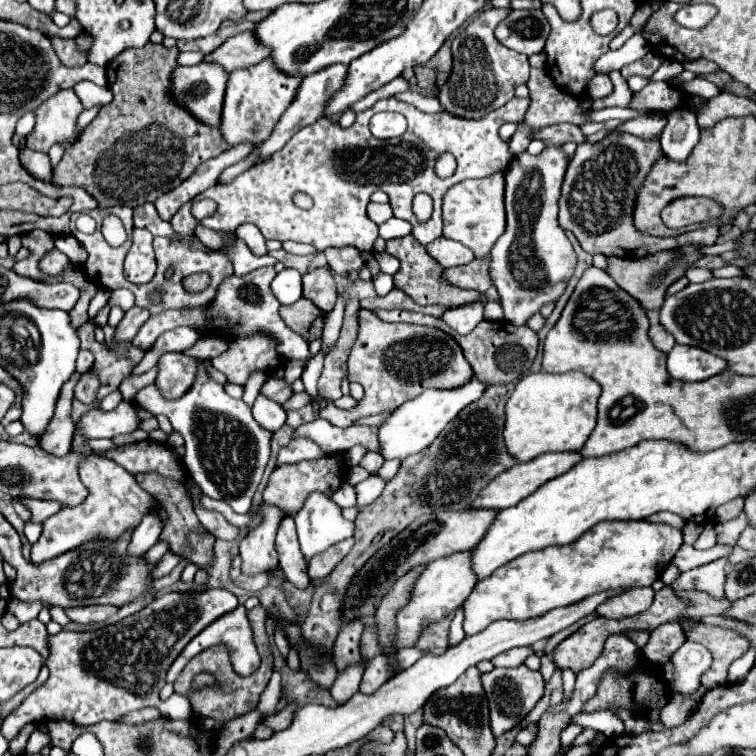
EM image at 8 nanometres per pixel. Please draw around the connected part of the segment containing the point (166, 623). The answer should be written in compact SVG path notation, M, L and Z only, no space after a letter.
M224 589L166 593L116 625L88 633L60 631L58 635L48 635L48 649L52 649L50 679L32 691L18 711L4 719L2 735L6 741L12 741L24 725L34 721L72 721L76 725L116 721L120 715L142 707L158 707L168 719L190 721L194 711L186 697L178 695L166 701L158 697L166 683L166 671L192 637L224 613L236 609L236 605L236 595Z

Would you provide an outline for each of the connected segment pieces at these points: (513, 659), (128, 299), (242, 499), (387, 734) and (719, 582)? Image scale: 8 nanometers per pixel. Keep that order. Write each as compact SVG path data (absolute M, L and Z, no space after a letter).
M520 647L520 649L510 649L508 653L500 653L498 657L492 659L494 667L518 667L524 663L524 659L532 653L530 647Z
M117 289L112 291L108 304L110 306L119 306L126 312L135 305L135 298L131 291L127 289Z
M204 363L198 367L194 385L180 399L168 401L154 385L148 385L138 391L136 403L148 409L154 417L166 415L172 429L184 437L184 465L202 493L226 501L236 513L246 513L250 509L264 467L270 459L272 433L254 421L250 407L242 399L232 399L222 385L204 375Z
M378 725L378 727L370 733L370 739L374 739L374 741L382 741L382 743L392 741L392 737L394 737L394 733L392 733L390 727L386 727L386 725Z
M720 557L712 563L706 563L702 567L684 571L676 583L672 583L670 587L680 591L680 589L702 589L708 591L714 597L722 597L724 595L724 581L726 581L726 565L728 565L728 557Z

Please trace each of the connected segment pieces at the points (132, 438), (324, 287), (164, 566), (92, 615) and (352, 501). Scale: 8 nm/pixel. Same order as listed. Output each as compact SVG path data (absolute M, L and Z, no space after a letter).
M136 429L134 433L130 433L130 435L120 435L120 437L114 437L112 441L116 443L116 445L122 445L122 443L136 443L136 441L140 441L140 439L146 439L148 437L148 433L146 431L142 431L142 429Z
M314 269L302 277L304 297L320 311L332 311L336 303L336 283L326 269Z
M168 551L168 553L156 563L156 567L152 569L152 579L160 579L160 577L168 575L180 561L182 561L182 559L180 559L178 555L174 555L172 551Z
M92 605L92 607L76 607L76 609L66 609L68 617L76 623L100 623L106 621L110 615L114 615L118 609L112 605Z
M344 483L340 493L334 493L332 501L336 501L336 505L340 505L342 509L344 507L354 507L356 505L356 493L354 493L354 487L350 483Z

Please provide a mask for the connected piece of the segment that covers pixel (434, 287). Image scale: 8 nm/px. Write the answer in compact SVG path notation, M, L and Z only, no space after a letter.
M412 235L398 237L398 239L388 239L386 241L386 253L394 255L400 261L400 269L394 275L394 287L410 295L418 305L442 305L446 309L452 309L456 305L470 305L472 301L484 301L486 295L476 291L476 289L456 289L452 283L444 281L444 267L422 247Z

